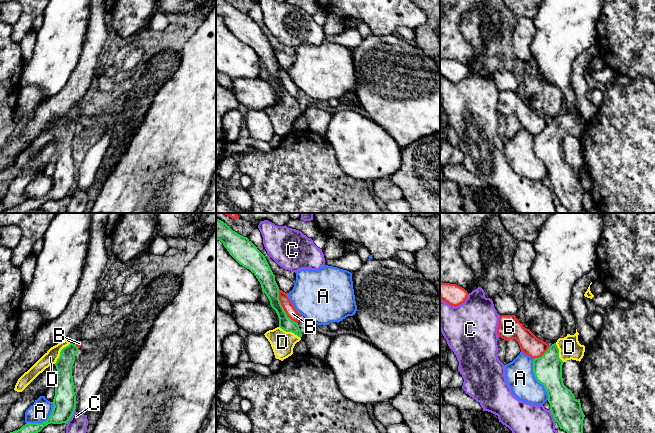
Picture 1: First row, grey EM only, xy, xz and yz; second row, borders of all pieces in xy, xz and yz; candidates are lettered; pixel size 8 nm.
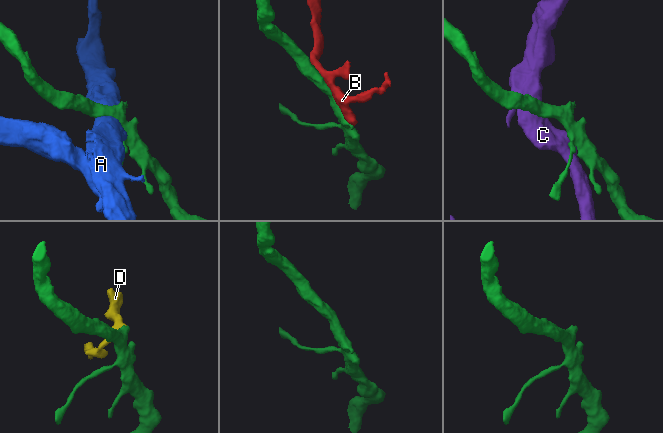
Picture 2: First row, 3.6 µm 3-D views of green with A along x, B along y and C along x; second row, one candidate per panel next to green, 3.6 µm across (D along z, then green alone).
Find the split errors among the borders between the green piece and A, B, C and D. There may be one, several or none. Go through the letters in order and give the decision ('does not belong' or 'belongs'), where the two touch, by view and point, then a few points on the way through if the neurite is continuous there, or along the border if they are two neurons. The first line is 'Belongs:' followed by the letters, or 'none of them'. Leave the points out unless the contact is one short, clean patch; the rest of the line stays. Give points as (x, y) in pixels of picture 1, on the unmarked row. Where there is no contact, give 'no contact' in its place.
Belongs: D
A: does not belong; meets green in yz at (536, 155)
B: does not belong; meets green in xz at (282, 83)
C: does not belong; meets green in xy at (71, 192)
D: belongs; meets green in xy at (60, 128); runs through xy (64, 158), (64, 135), (60, 128), (53, 129)

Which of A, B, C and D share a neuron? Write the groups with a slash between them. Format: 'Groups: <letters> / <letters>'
Groups: A / B / C / D

